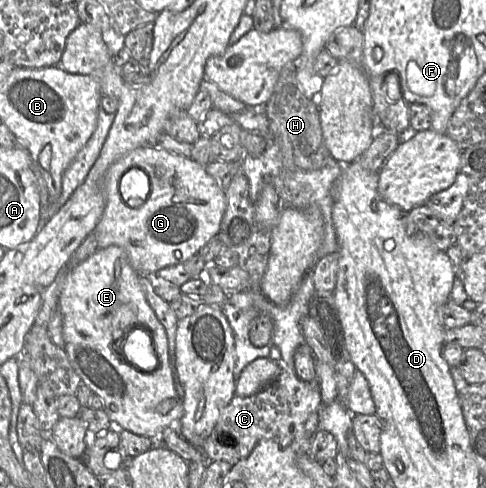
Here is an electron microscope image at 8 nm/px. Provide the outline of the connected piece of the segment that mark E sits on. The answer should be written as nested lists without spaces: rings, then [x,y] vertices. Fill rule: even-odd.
[[[121,247],[98,249],[69,271],[57,308],[63,319],[63,348],[81,383],[102,399],[111,421],[150,438],[154,446],[161,444],[162,431],[178,422],[183,406],[174,385],[166,331],[146,300],[140,276]],[[132,328],[143,329],[152,338],[155,361],[142,371],[127,363],[123,354],[124,333]]]

